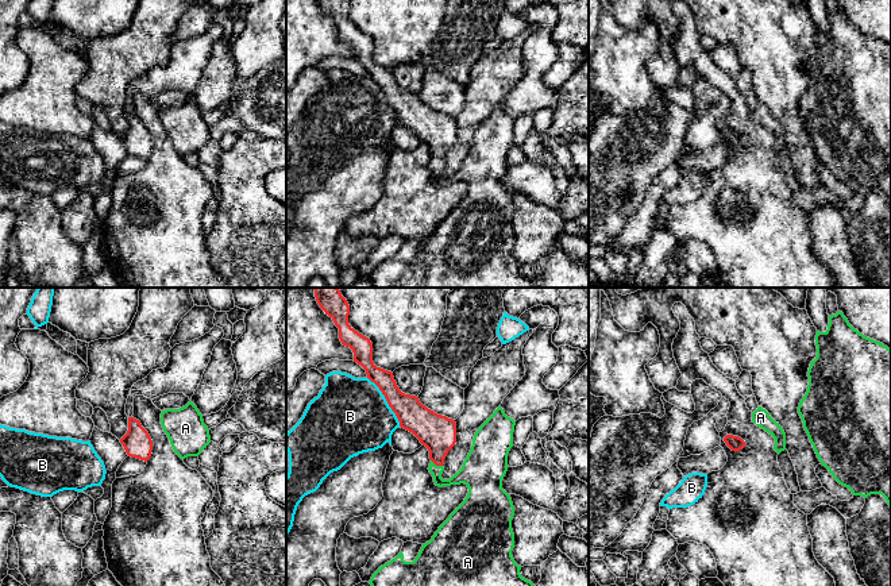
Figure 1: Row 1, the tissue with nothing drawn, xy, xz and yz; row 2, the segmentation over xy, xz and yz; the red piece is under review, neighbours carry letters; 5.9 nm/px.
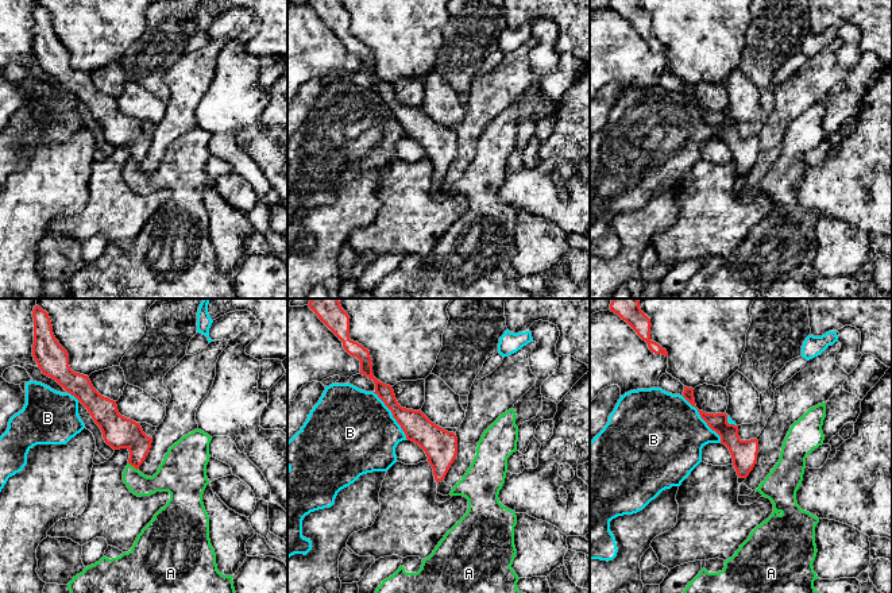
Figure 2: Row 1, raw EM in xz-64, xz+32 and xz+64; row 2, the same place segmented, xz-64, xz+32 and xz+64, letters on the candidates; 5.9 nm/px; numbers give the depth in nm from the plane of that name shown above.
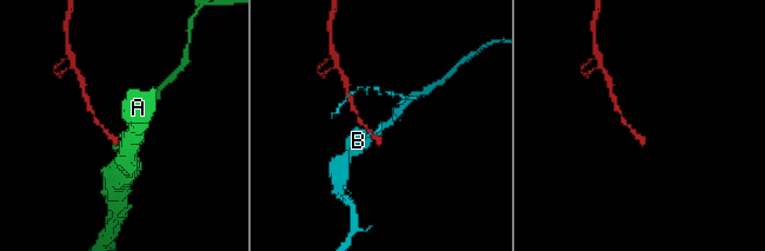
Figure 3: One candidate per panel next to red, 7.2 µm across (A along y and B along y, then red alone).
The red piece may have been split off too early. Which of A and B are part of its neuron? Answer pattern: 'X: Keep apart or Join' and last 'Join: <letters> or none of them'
A: Join
B: Keep apart
Join: A

